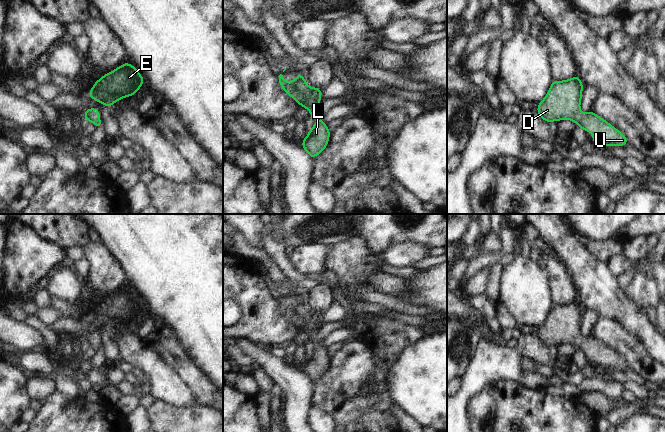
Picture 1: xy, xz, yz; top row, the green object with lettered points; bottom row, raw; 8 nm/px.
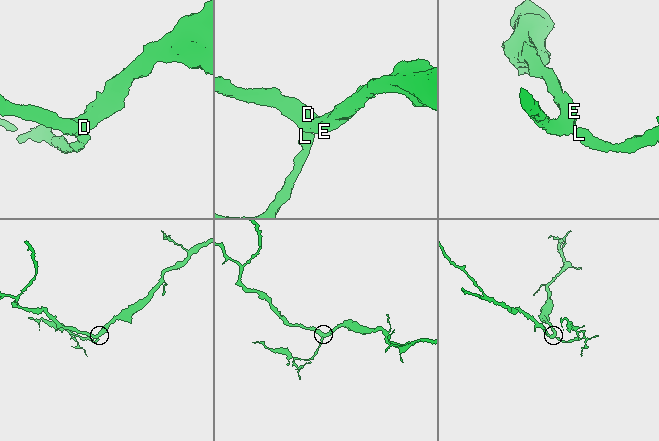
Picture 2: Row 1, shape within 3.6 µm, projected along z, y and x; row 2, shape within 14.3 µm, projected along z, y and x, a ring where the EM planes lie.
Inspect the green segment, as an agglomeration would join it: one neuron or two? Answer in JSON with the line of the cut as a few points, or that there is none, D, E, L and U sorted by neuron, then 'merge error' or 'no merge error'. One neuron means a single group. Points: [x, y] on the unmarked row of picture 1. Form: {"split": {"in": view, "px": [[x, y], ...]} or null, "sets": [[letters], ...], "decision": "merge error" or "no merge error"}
{"split": null, "sets": [["D", "E", "L", "U"]], "decision": "no merge error"}

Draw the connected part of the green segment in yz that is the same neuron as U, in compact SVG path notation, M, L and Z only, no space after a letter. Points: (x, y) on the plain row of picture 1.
M579 300L564 305L554 304L545 322L538 327L536 336L545 346L569 343L583 355L592 356L592 364L599 370L629 369L627 362L606 344L589 335L582 338L580 326L584 310Z

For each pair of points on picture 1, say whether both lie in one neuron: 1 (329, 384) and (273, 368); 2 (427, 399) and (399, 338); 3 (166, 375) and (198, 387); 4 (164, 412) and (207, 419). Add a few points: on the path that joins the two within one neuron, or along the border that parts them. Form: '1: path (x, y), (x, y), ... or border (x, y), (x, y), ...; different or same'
1: border (310, 383), (310, 401), (312, 403); different
2: border (424, 336), (408, 345), (390, 368); different
3: border (169, 365), (188, 386), (197, 402); different
4: path (175, 419), (196, 419); same

